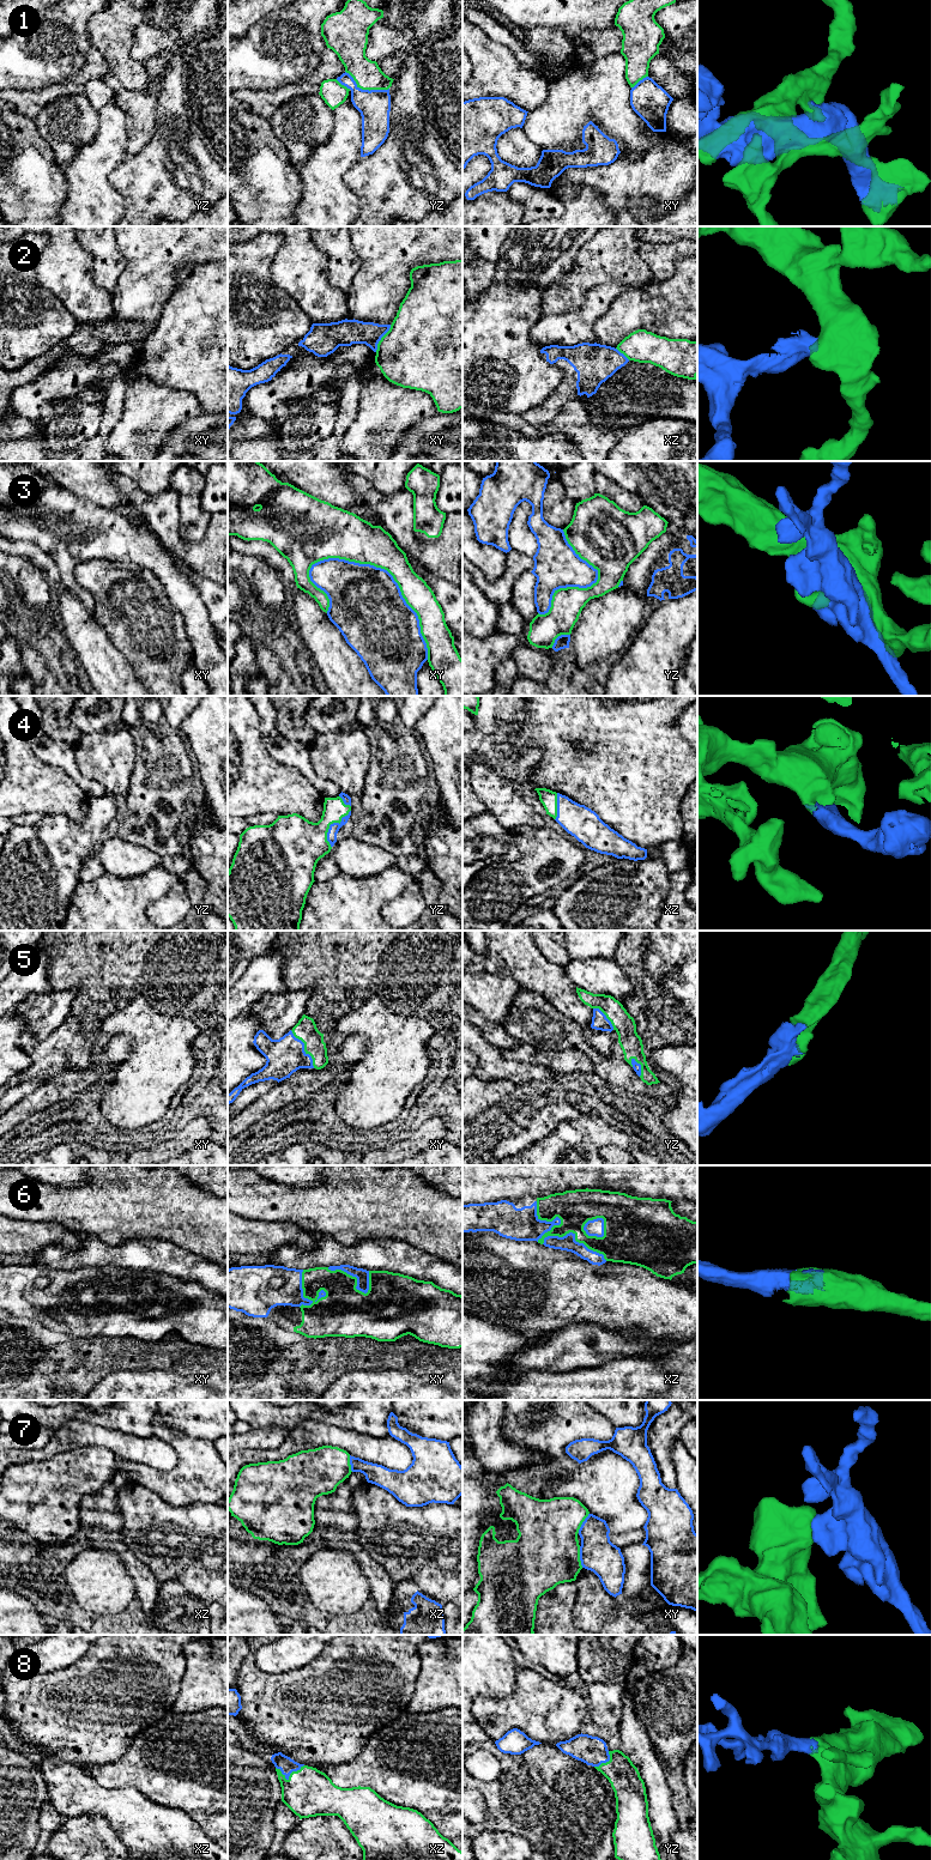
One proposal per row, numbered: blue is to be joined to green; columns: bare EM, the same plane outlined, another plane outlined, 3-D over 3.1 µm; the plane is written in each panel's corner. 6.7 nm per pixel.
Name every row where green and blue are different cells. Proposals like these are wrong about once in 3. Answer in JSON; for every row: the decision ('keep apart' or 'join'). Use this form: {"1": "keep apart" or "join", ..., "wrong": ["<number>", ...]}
{"1": "keep apart", "2": "keep apart", "3": "keep apart", "4": "join", "5": "join", "6": "join", "7": "keep apart", "8": "join", "wrong": ["1", "2", "3", "7"]}

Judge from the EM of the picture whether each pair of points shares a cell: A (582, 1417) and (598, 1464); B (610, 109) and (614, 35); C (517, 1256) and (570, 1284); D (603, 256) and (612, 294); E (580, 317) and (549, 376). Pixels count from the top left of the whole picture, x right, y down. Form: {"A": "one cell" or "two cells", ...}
{"A": "one cell", "B": "two cells", "C": "one cell", "D": "two cells", "E": "two cells"}

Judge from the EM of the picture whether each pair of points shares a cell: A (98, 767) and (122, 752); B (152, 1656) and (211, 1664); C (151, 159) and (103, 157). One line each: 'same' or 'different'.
A: same
B: different
C: different

